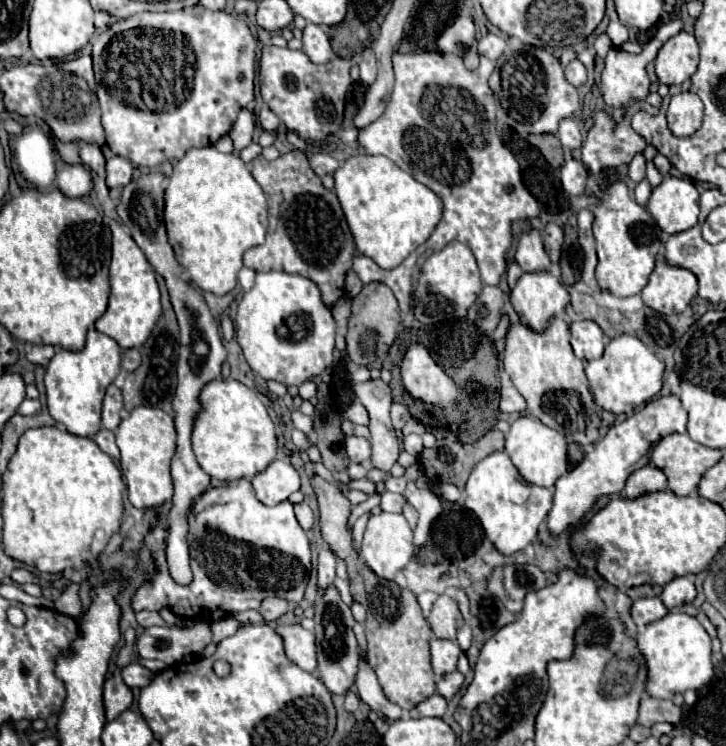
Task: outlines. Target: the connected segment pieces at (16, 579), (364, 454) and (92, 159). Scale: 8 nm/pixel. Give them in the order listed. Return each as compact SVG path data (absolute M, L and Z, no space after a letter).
M15 569L15 571L11 573L11 579L13 579L13 583L17 583L17 585L23 585L23 583L39 583L39 577L37 577L35 573L27 571L27 569Z
M347 437L345 449L347 449L349 461L353 463L367 463L371 457L371 445L365 437Z
M79 143L79 147L81 147L83 163L103 179L105 177L105 157L103 157L101 149L95 145L89 145L89 143Z

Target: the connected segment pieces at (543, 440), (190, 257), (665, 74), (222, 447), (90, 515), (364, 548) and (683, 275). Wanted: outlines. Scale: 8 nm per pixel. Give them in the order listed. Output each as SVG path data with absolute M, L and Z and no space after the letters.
M523 415L511 423L511 431L505 435L505 453L527 483L553 487L555 481L567 473L567 442L563 433L549 429L539 419Z
M213 145L191 149L175 163L165 189L165 227L189 279L203 291L225 295L237 285L243 253L265 241L267 199L237 155L219 153Z
M677 33L671 37L661 49L655 59L655 73L659 83L665 85L681 85L687 81L699 63L699 45L691 33Z
M217 379L201 389L199 405L201 411L193 423L191 445L201 469L219 481L251 479L259 471L265 471L265 467L275 459L277 437L257 393L239 381Z
M39 427L39 429L25 431L23 437L19 439L17 453L11 457L11 463L7 465L7 471L3 475L3 521L5 521L5 525L3 525L3 547L5 547L5 553L15 561L21 561L29 567L37 567L41 573L61 573L65 569L73 569L73 567L79 567L79 565L91 561L95 555L99 555L105 549L111 535L117 533L119 527L121 527L123 489L125 489L125 483L123 483L121 471L117 469L113 459L97 447L97 443L93 439L71 435L71 433L67 433L59 427Z
M379 513L379 515L369 517L359 555L379 577L395 579L397 571L401 571L411 561L413 553L415 553L413 531L401 513Z
M657 255L649 283L641 291L643 303L659 313L683 313L697 295L697 277L683 267L669 265L663 255Z

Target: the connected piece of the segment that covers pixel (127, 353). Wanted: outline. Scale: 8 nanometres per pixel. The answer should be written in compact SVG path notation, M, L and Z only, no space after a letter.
M125 349L123 351L121 365L123 365L125 371L135 371L139 367L139 363L141 363L141 355L139 355L137 349Z

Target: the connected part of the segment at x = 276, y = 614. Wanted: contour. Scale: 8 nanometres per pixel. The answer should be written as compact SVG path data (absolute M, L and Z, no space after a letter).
M271 597L271 599L265 599L261 603L261 615L265 621L275 621L279 619L281 615L289 613L291 607L289 607L289 601L281 599L281 597Z

